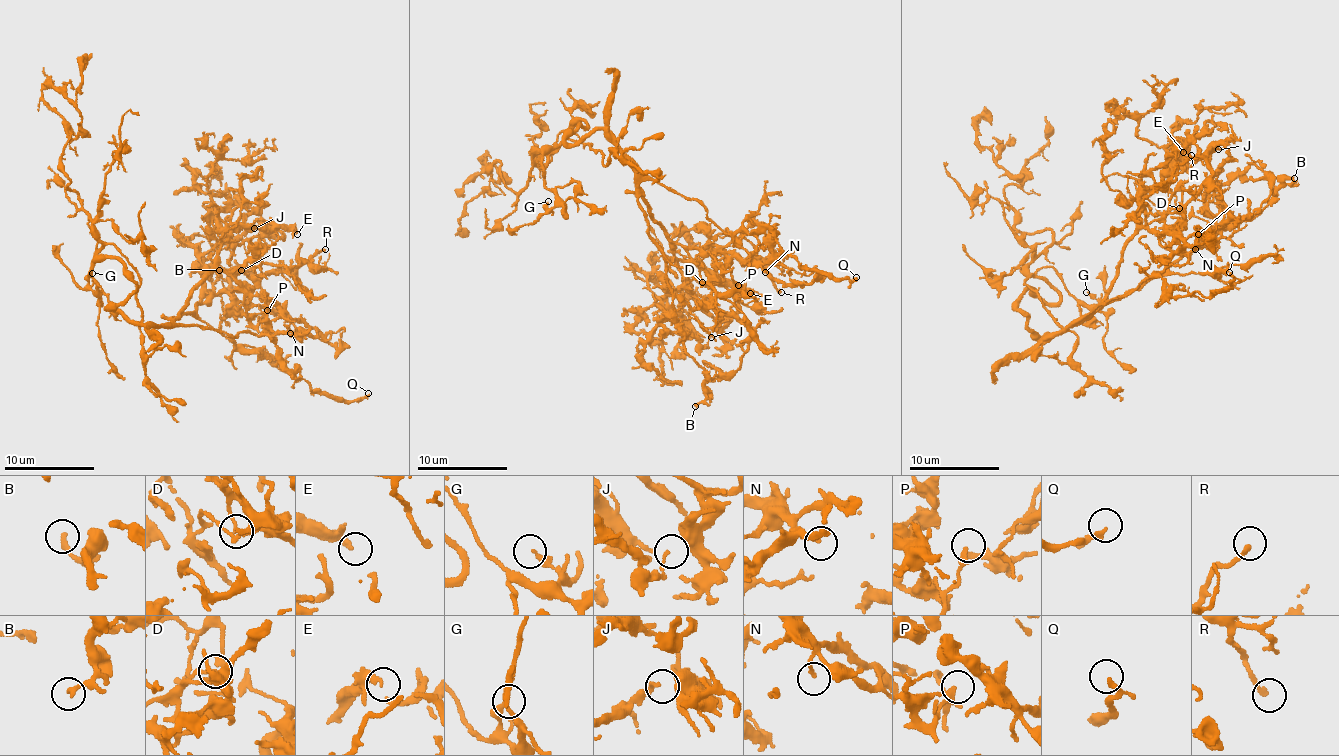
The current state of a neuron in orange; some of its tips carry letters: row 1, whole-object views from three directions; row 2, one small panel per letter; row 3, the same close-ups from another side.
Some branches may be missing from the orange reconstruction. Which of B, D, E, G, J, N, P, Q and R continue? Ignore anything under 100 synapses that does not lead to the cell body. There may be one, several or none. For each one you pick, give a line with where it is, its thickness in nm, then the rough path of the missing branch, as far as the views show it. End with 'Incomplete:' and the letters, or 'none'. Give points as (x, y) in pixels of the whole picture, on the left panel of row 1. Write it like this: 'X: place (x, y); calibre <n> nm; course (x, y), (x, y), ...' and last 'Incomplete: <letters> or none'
Incomplete: none

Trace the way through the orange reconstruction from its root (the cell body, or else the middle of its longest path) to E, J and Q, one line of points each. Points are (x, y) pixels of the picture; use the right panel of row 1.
E: (1041, 341), (1062, 334), (1095, 309), (1134, 231), (1144, 193), (1141, 177), (1183, 152)
J: (1041, 341), (1142, 288), (1212, 237), (1215, 219), (1204, 195), (1227, 158), (1218, 149)
Q: (1041, 341), (1091, 308), (1127, 296), (1156, 272), (1170, 298), (1194, 291), (1206, 297), (1229, 288), (1229, 272)

